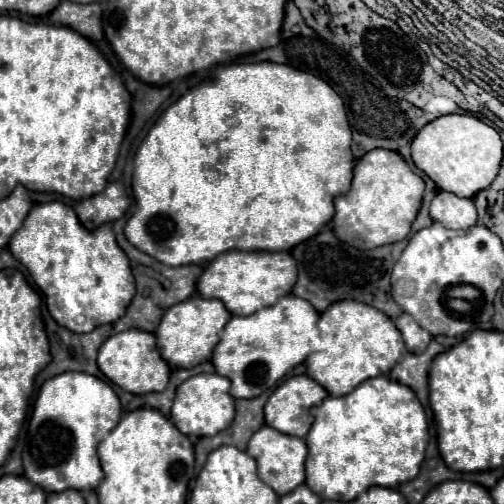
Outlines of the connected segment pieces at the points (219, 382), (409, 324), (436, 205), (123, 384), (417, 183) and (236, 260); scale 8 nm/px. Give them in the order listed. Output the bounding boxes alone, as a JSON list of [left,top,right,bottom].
[[171,374,235,438],[395,314,431,354],[429,190,477,230],[97,330,169,394],[333,150,425,250],[197,252,297,316]]

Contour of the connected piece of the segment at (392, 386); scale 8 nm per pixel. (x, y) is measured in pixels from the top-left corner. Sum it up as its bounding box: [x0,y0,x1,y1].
[305,376,429,502]

